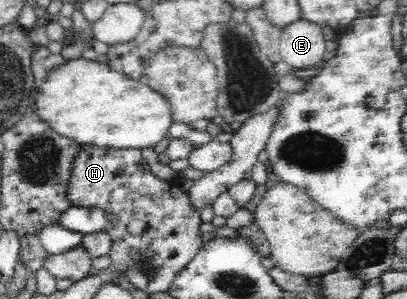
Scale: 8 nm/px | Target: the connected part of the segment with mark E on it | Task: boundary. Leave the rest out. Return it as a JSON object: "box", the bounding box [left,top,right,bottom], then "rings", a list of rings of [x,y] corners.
{"box":[279,19,325,70],"rings":[[[301,19],[283,29],[279,51],[282,60],[295,70],[309,69],[323,59],[325,43],[321,27]]]}

